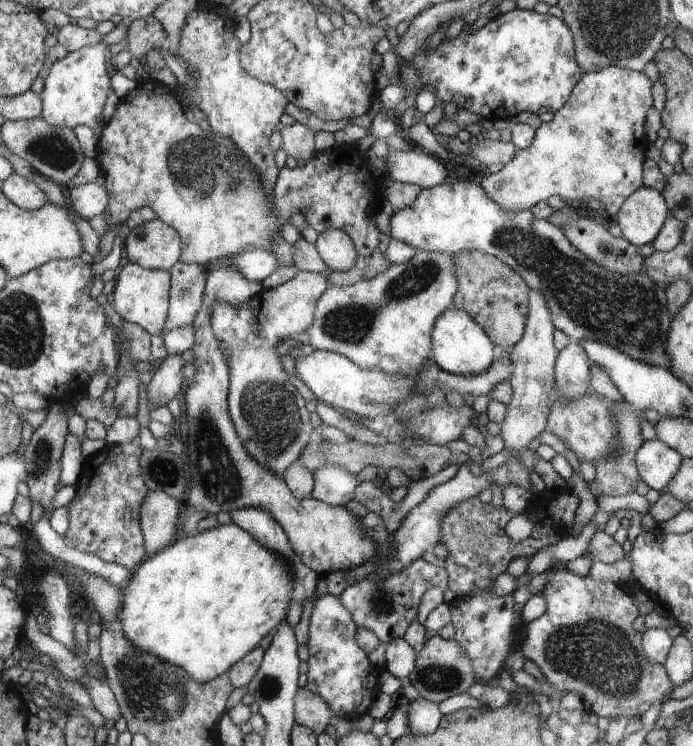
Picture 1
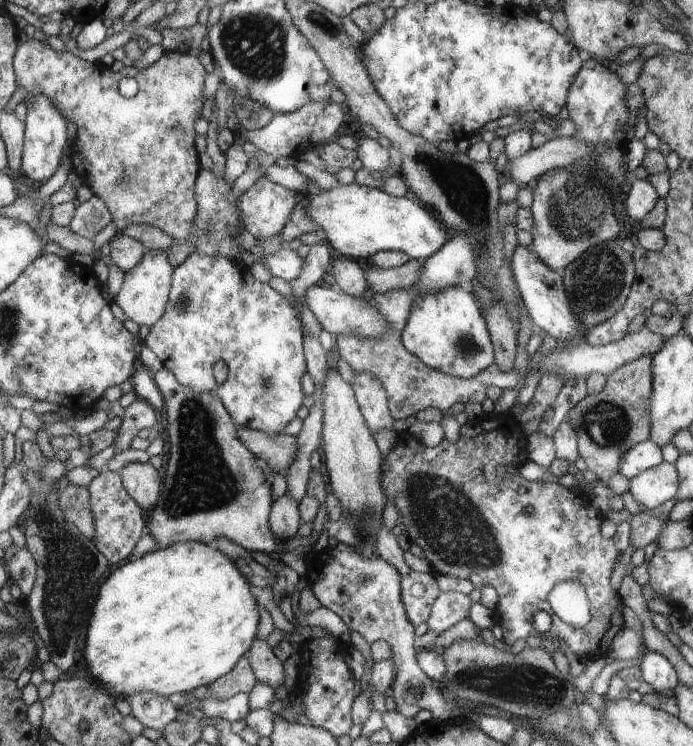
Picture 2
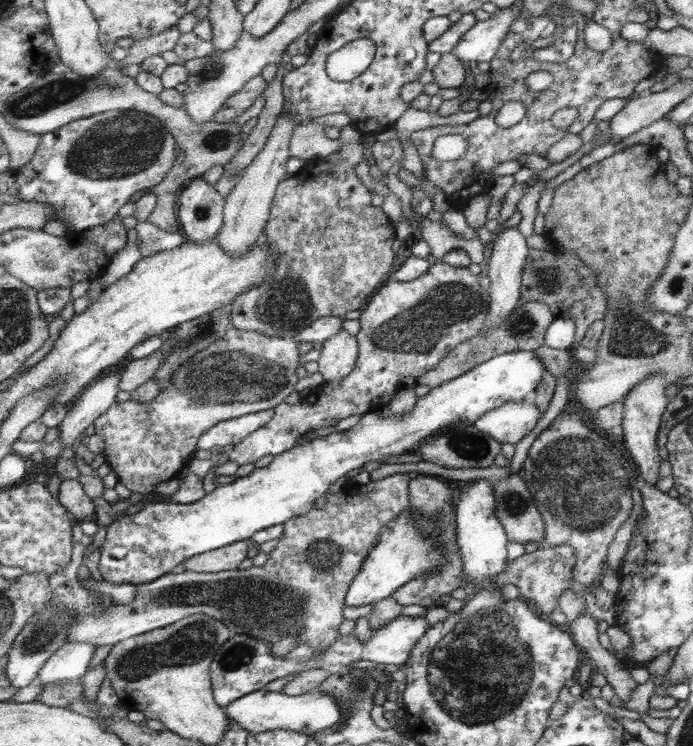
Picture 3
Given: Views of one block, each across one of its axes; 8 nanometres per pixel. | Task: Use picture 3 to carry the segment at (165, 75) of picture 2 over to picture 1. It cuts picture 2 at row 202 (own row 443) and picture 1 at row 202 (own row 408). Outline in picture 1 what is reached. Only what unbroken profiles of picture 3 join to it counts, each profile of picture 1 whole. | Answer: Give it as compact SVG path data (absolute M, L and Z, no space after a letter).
M148 78L139 82L134 90L120 100L114 116L105 125L102 134L97 135L95 160L100 173L106 173L105 186L110 202L104 212L108 232L100 235L100 248L94 256L94 263L104 260L112 251L118 225L143 207L156 212L157 218L180 234L181 262L208 266L211 261L225 255L252 249L274 252L273 240L277 235L282 237L282 228L286 224L282 224L281 212L274 206L274 196L262 188L262 174L250 164L250 160L246 160L246 156L242 156L242 150L232 138L212 132L211 129L208 134L204 132L186 120L176 94L157 80Z

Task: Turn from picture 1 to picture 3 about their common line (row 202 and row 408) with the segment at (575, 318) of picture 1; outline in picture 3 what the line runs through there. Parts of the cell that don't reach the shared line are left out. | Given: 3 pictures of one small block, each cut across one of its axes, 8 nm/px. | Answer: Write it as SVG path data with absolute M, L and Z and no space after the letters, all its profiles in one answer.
M536 351L497 354L489 361L476 365L461 377L431 388L428 394L417 398L416 406L402 418L396 418L394 415L382 418L379 412L364 414L358 424L350 430L332 432L328 436L306 442L302 446L295 445L286 453L274 457L268 466L256 468L250 475L238 477L231 484L216 487L198 502L182 504L163 501L144 504L139 509L128 512L126 517L118 521L114 520L108 527L98 563L102 578L111 583L143 585L177 571L190 557L234 545L234 542L246 541L260 530L283 525L294 517L301 517L317 506L325 493L328 493L328 487L331 484L347 476L350 471L363 468L368 462L381 462L387 456L394 457L413 452L440 429L460 424L473 425L478 419L484 417L484 414L507 403L525 402L530 392L536 392L540 388L544 371L545 363L541 361Z

